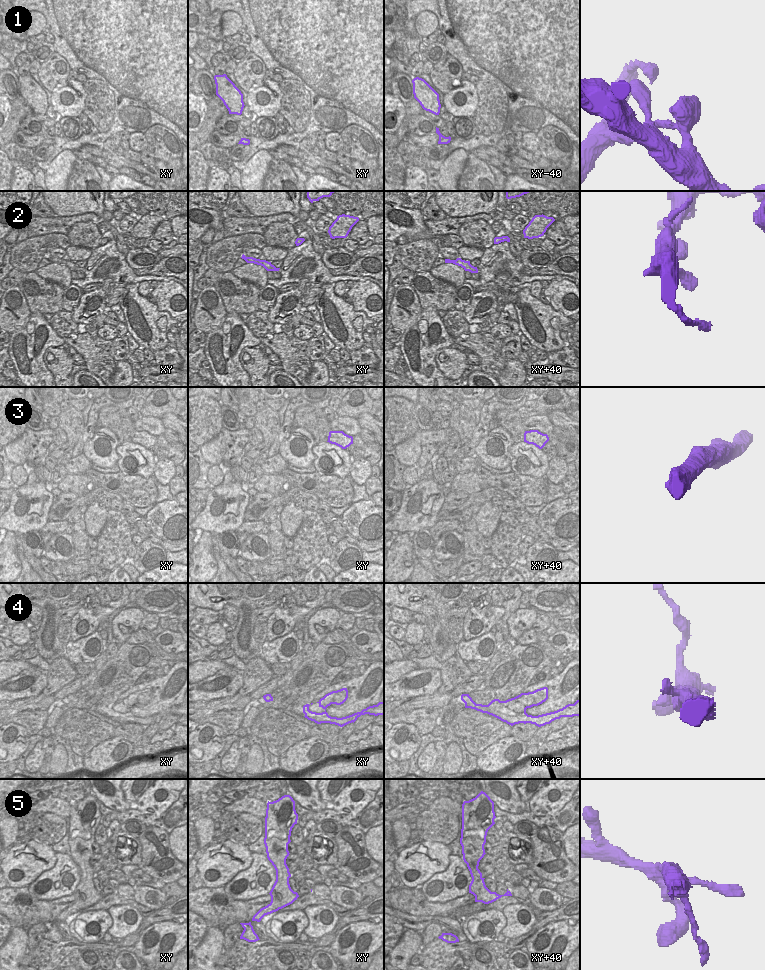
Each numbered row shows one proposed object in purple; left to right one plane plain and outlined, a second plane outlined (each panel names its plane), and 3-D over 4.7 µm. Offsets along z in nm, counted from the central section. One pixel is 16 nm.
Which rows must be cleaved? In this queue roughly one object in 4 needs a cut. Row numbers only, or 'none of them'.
1

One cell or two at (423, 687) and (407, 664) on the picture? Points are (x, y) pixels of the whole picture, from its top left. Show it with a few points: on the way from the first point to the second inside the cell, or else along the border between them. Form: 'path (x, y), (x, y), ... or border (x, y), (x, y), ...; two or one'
border (417, 668), (405, 673), (394, 682); two

